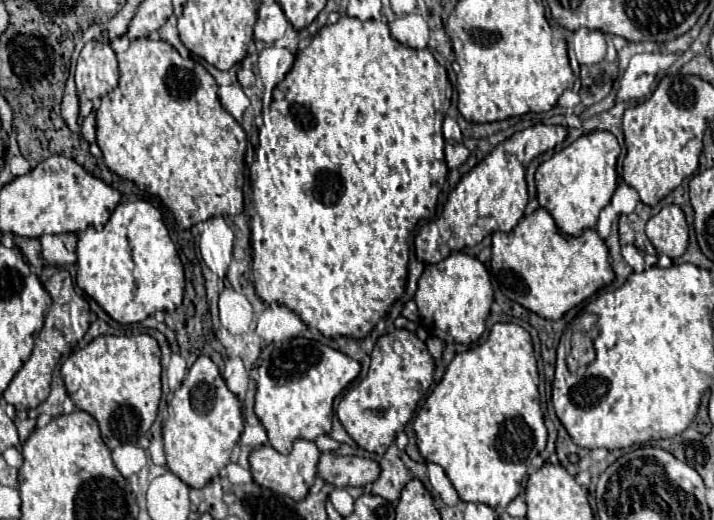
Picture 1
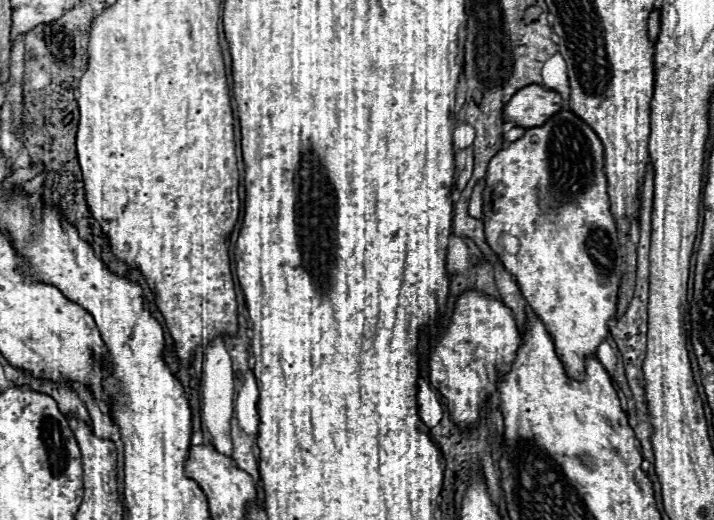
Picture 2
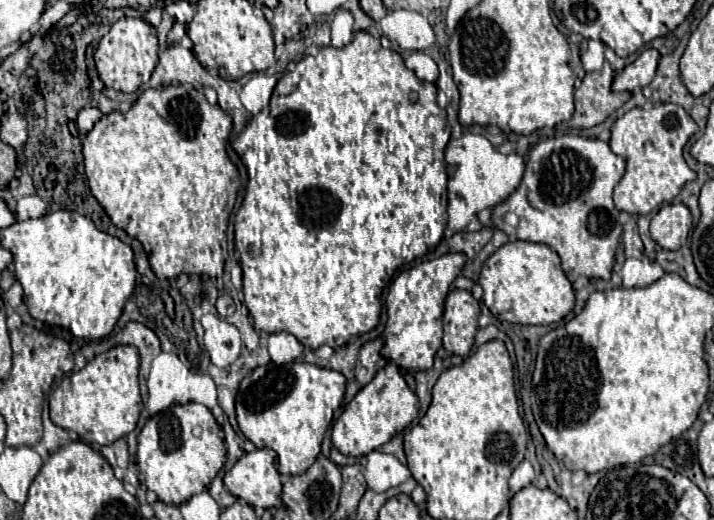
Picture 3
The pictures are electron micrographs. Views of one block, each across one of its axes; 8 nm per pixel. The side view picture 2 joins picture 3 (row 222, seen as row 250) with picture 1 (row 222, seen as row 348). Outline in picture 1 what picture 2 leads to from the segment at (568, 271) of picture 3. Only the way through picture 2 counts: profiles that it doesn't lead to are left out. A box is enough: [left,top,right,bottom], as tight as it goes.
[536,130,620,236]

